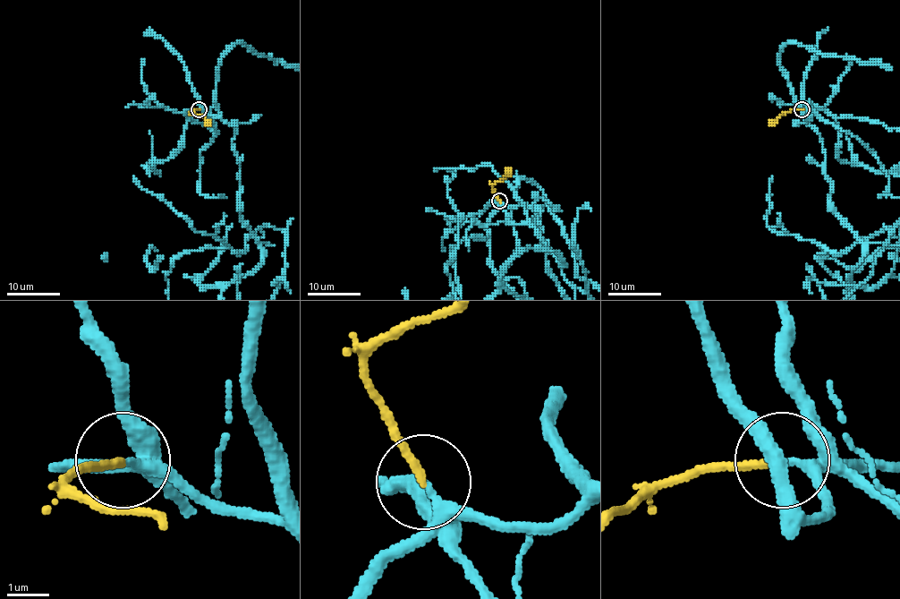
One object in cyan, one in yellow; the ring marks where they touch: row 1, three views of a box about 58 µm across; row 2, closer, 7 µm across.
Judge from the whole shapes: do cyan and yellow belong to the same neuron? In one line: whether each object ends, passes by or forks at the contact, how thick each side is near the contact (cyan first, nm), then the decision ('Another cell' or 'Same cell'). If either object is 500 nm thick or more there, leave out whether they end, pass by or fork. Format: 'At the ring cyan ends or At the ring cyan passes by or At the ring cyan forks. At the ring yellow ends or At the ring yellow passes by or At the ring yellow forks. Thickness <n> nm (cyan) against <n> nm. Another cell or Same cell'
At the ring cyan ends. At the ring yellow ends. Thickness 240 nm (cyan) against 200 nm. Same cell

